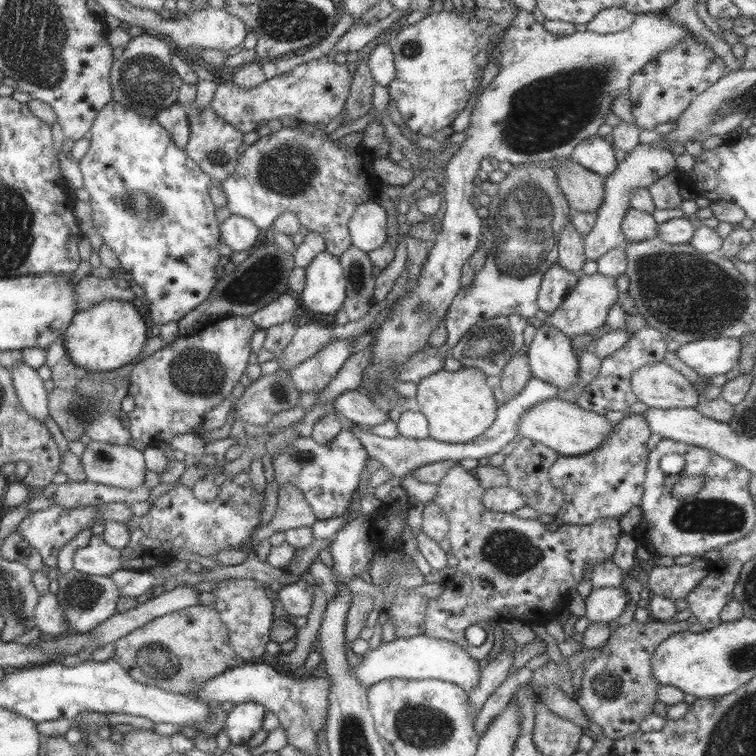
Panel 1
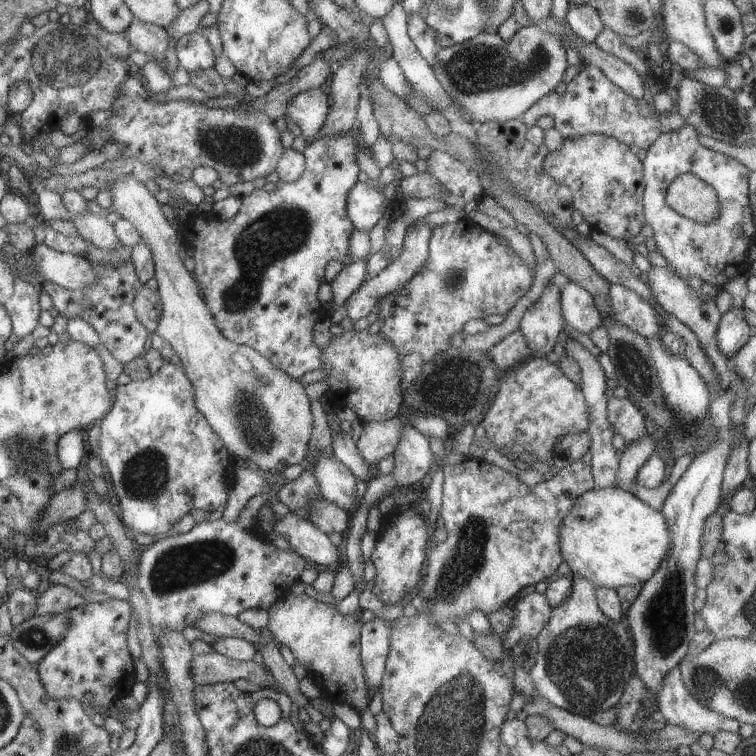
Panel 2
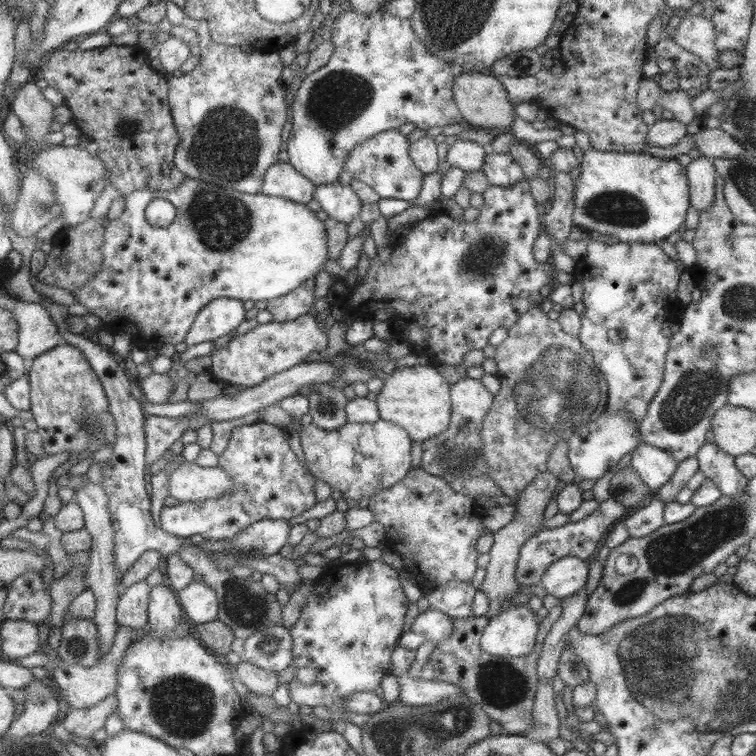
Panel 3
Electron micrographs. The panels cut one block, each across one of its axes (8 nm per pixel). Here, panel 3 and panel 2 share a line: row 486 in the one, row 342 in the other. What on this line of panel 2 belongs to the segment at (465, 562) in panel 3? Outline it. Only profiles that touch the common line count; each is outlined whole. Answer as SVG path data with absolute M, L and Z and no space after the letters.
M461 215L454 223L435 225L430 232L428 253L422 267L403 286L379 297L375 304L381 323L377 334L390 341L397 351L402 394L408 391L427 361L450 347L451 334L462 332L465 335L463 324L471 318L507 314L531 283L529 268L513 250L499 244L495 234L487 232L467 216Z

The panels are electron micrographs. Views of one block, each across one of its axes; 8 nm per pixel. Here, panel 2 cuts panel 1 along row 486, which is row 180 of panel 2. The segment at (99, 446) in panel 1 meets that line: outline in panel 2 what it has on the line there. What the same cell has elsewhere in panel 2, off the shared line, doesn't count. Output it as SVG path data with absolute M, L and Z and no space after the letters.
M124 176L116 177L109 185L107 190L111 193L112 205L115 208L121 217L125 220L128 220L140 234L140 238L147 245L149 249L153 264L154 264L154 276L156 280L156 293L159 295L162 310L162 315L158 320L158 325L155 327L154 332L159 335L163 340L169 343L173 352L177 354L179 360L182 364L182 369L184 370L187 380L191 383L191 386L194 390L194 403L196 409L205 417L207 424L215 431L215 434L221 439L222 445L225 447L225 450L231 454L236 460L239 458L244 461L253 462L255 466L258 466L263 472L268 473L279 473L282 472L287 466L292 464L299 464L308 454L308 442L311 436L312 429L312 416L310 411L310 400L305 395L303 391L303 386L297 380L293 380L290 376L287 376L283 371L280 371L279 368L274 367L271 362L269 362L260 352L257 352L254 348L251 348L247 345L238 345L230 340L227 340L224 336L221 336L218 328L215 328L215 323L211 318L210 312L205 306L204 300L199 297L199 292L197 291L198 286L196 285L196 280L193 278L192 274L183 267L182 261L179 259L177 252L181 246L180 240L176 235L177 230L173 230L167 222L167 218L161 212L159 207L160 203L153 197L152 193L147 191L143 183L140 183L138 180L135 180L135 177Z

